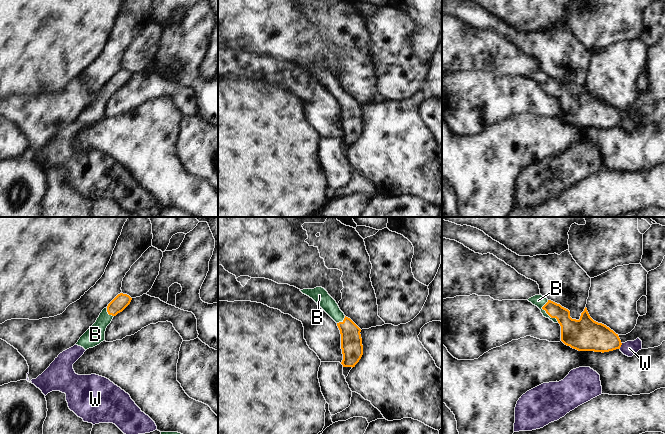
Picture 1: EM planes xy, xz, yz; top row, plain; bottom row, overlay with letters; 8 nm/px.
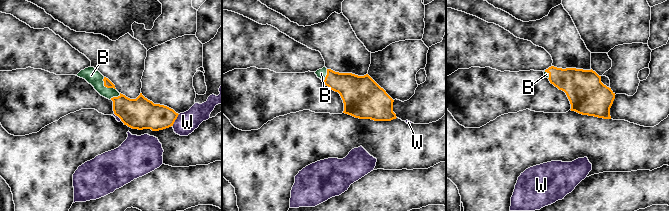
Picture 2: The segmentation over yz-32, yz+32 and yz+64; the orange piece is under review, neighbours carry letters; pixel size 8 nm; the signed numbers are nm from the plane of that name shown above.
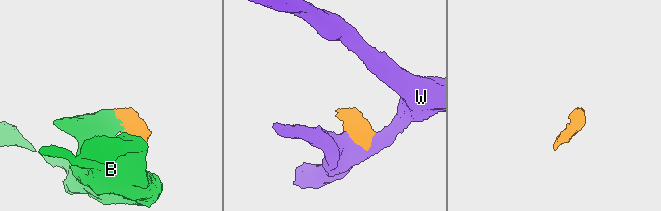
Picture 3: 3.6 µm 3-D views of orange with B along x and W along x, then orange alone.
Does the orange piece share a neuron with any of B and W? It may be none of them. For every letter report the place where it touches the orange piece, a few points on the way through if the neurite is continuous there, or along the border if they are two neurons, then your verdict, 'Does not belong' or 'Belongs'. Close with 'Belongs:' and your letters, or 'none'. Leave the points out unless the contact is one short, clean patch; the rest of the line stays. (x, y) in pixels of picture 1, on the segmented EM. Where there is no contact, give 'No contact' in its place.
B: Touches orange at yz (547, 313). Path across: yz (572, 331), (555, 313), (547, 313), (538, 300). Belongs
W: Touches orange at yz (620, 346). Does not belong
Belongs: B

